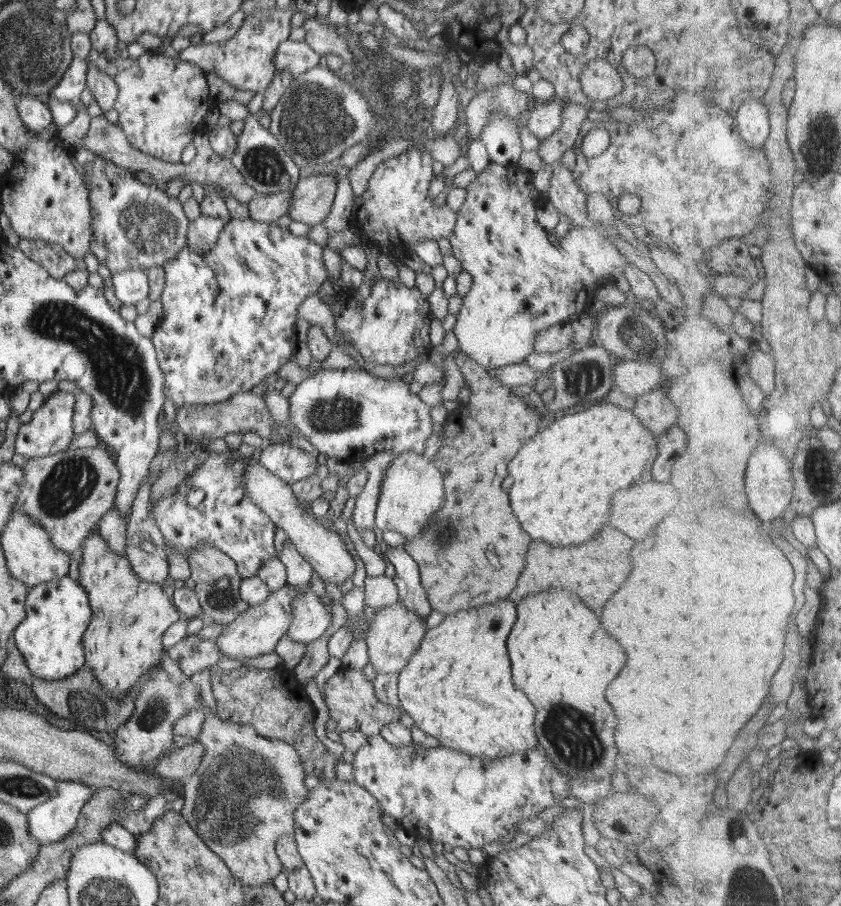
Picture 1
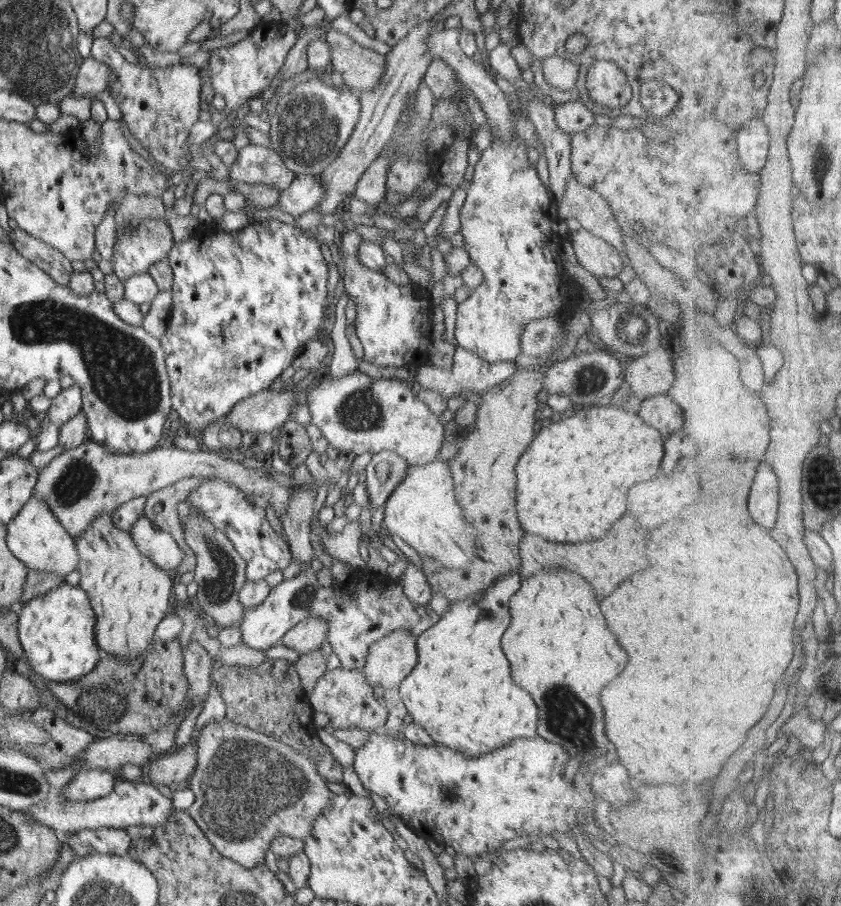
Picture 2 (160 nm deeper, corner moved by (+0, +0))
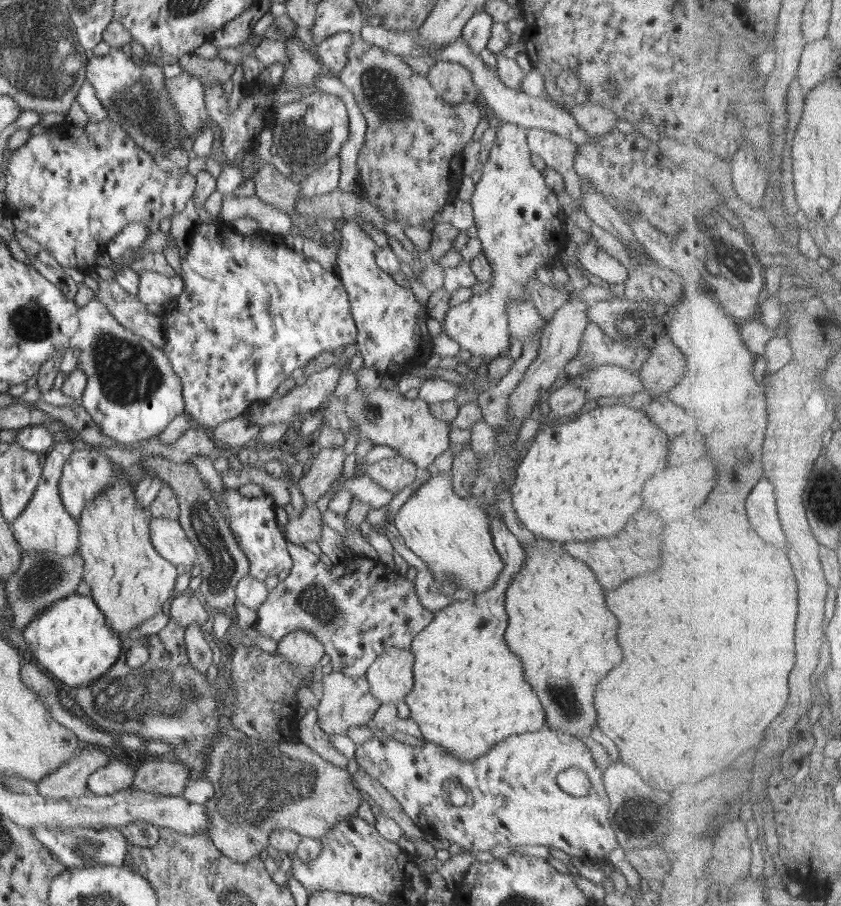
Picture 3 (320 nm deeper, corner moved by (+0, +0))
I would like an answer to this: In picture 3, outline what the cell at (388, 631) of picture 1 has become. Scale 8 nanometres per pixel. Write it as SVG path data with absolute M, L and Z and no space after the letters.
M410 648L387 649L375 658L365 674L370 692L381 703L404 701L413 688L413 664Z

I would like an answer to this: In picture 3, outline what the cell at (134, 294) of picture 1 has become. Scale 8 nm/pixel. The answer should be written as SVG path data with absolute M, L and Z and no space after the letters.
M142 271L139 275L138 300L147 304L172 303L183 290L183 282L179 276L168 277L154 271Z

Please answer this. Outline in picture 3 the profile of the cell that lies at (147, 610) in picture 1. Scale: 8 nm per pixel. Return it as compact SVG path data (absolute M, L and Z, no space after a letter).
M124 480L114 482L112 486L88 501L79 516L79 550L84 559L83 580L90 586L91 597L96 606L105 614L107 625L120 637L129 636L136 626L162 612L162 604L172 599L177 578L181 569L158 554L150 542L151 512L138 504L135 487Z

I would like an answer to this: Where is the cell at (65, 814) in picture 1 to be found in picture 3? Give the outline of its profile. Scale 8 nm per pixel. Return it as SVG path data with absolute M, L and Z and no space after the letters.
M119 758L110 759L96 769L87 780L87 792L94 795L112 795L129 788L137 771L133 762L123 762Z

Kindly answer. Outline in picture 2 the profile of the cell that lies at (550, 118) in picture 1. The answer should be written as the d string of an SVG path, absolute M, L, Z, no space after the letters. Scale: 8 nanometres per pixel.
M582 101L562 103L562 106L556 108L554 114L556 124L569 134L590 128L595 123L594 116L588 103Z

